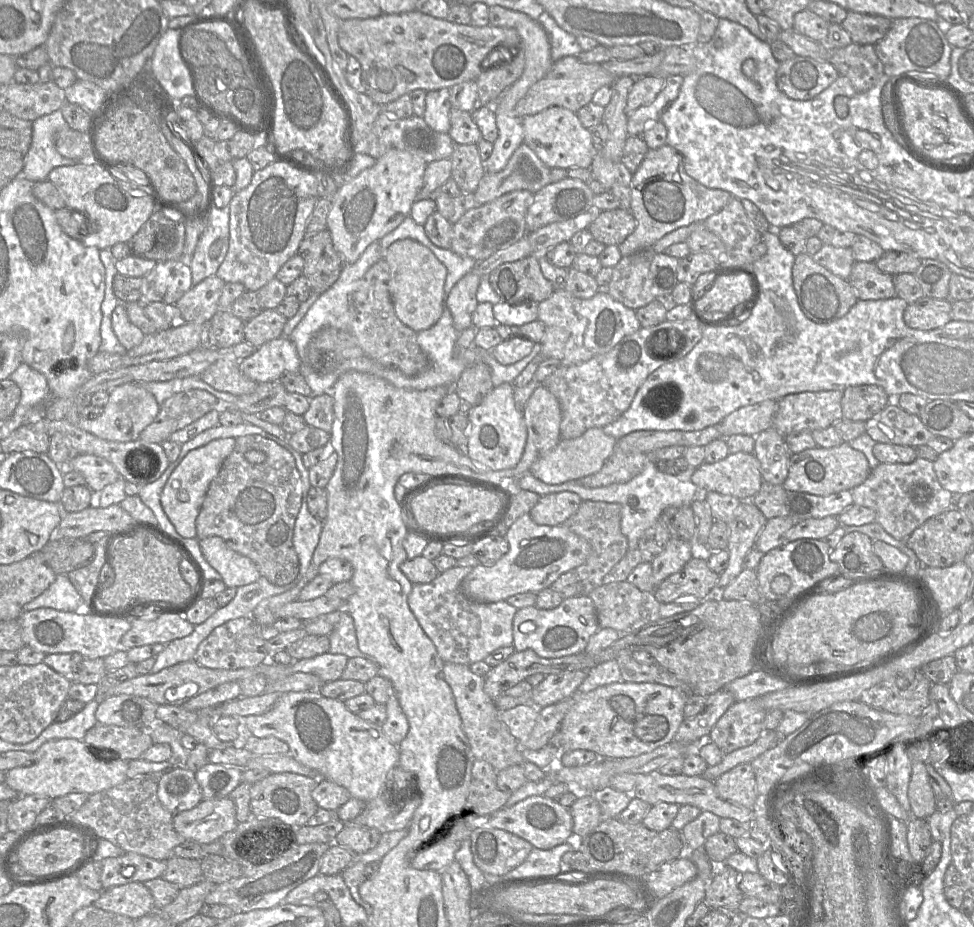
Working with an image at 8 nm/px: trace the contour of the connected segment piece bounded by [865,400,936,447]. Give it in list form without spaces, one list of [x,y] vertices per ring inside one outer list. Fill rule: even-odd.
[[[895,401],[865,422],[866,433],[877,443],[917,447],[936,437],[919,416],[902,409]]]

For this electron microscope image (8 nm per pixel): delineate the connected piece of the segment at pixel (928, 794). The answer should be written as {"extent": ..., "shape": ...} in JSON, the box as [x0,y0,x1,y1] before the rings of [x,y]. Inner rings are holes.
{"extent":[908,761,936,819],"shape":[[[911,761],[912,772],[908,787],[911,817],[927,819],[936,811],[936,798],[930,785],[925,764]]]}

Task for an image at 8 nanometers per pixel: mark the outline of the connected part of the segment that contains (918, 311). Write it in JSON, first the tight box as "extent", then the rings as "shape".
{"extent":[904,296,952,330],"shape":[[[923,296],[908,304],[904,311],[905,323],[919,330],[933,330],[952,320],[952,301]]]}

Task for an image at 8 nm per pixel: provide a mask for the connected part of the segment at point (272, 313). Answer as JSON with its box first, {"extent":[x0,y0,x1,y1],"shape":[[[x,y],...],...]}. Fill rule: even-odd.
{"extent":[244,309,287,348],"shape":[[[264,309],[258,316],[245,322],[244,340],[257,348],[280,338],[287,321],[276,309]]]}

